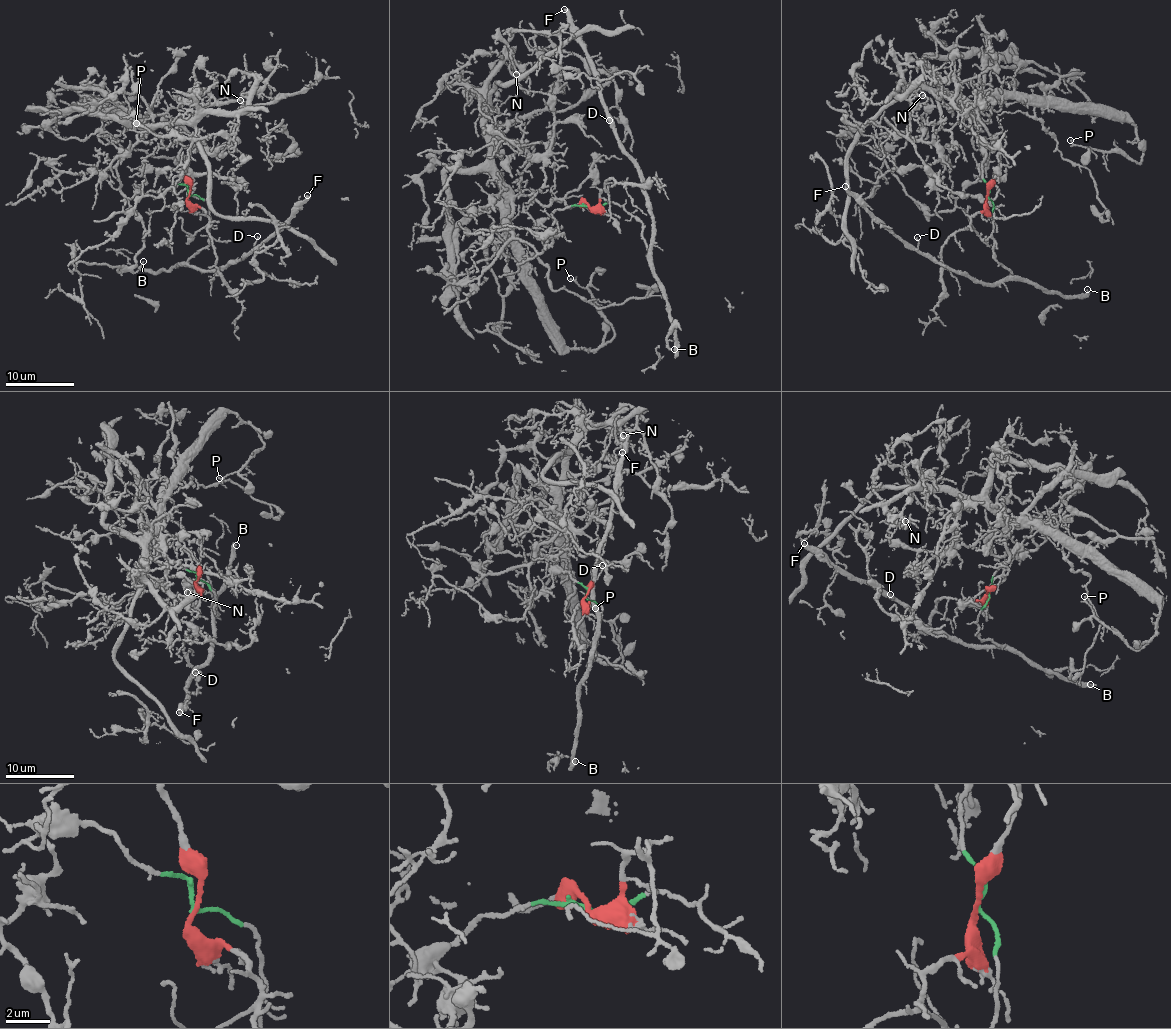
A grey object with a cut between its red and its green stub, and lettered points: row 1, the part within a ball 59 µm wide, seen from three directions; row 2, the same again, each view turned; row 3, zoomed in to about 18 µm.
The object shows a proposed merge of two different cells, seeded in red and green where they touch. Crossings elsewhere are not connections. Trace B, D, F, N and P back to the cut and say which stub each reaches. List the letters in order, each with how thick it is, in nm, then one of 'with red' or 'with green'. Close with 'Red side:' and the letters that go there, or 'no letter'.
B: 100 nm | with green
D: 120 nm | with green
F: 280 nm | with green
N: 130 nm | with red
P: 110 nm | with red
Red side: N, P

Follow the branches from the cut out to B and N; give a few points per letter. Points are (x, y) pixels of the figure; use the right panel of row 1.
B: (987, 196), (993, 202), (993, 257), (1011, 274), (1044, 291), (1056, 290), (1066, 296), (1083, 295), (1087, 289)
N: (986, 196), (999, 145), (975, 111), (943, 93), (902, 84), (897, 97), (915, 104), (926, 101), (922, 95)

